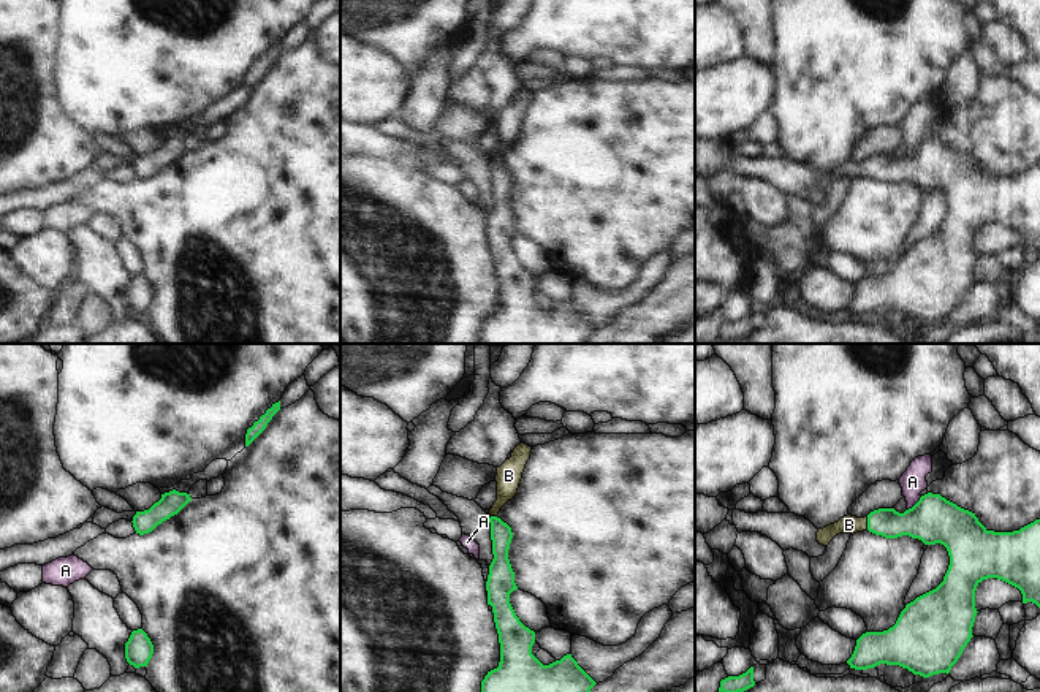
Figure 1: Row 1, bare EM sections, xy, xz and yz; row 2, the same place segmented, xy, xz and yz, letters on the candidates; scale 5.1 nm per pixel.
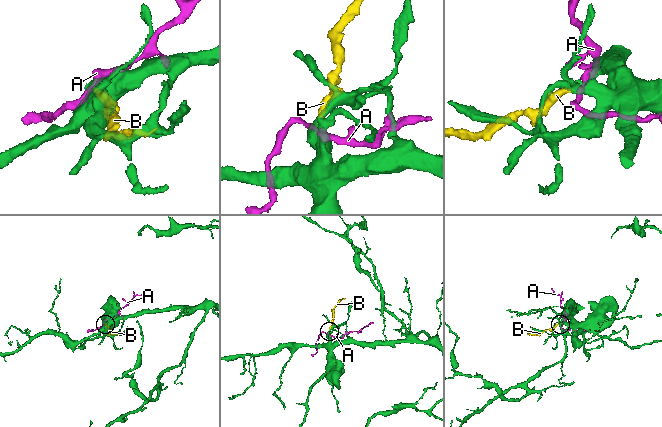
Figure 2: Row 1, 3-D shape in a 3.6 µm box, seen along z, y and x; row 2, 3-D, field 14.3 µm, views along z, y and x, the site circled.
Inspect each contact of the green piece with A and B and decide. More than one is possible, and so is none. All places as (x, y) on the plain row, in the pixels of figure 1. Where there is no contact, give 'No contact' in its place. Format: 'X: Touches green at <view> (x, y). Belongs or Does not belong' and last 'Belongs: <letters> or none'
A: Touches green at yz (915, 149). Does not belong
B: Touches green at yz (868, 168). Belongs
Belongs: B

